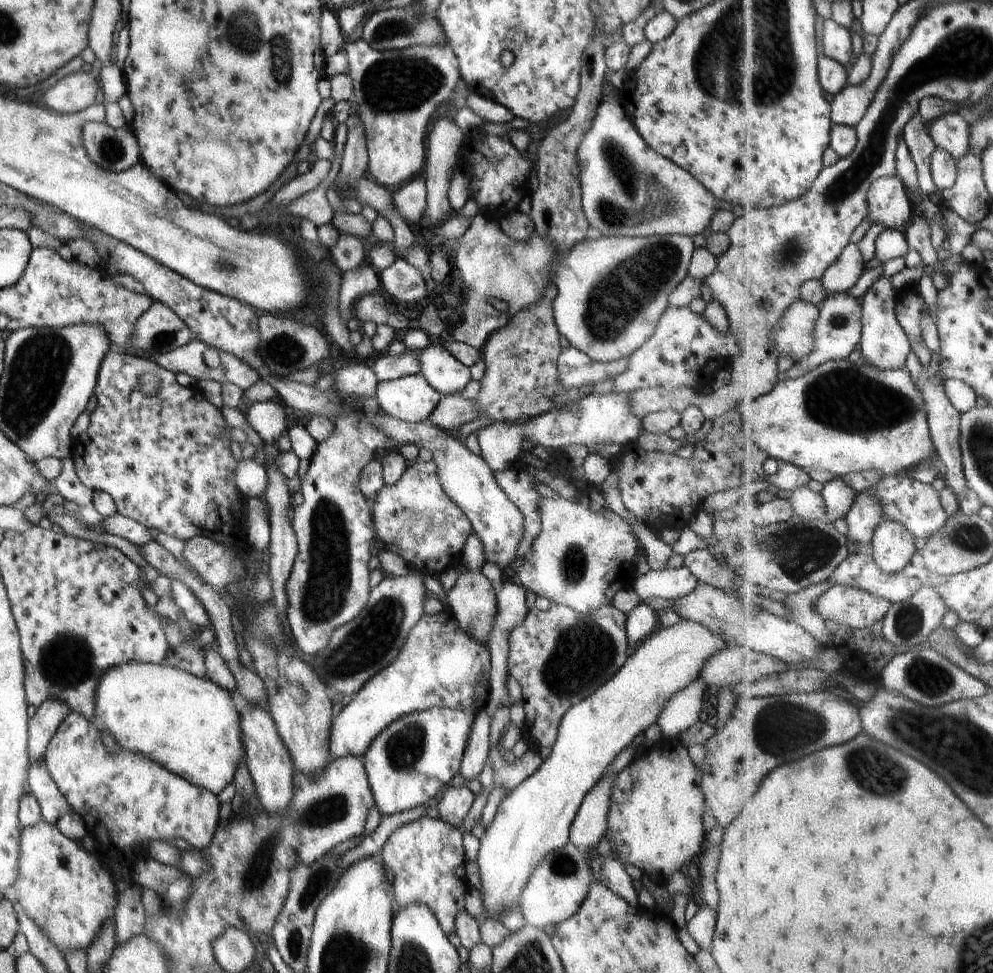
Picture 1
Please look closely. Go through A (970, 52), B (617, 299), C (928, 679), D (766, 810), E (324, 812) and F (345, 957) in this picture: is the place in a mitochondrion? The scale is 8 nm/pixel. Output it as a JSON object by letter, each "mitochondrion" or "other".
{"A":"mitochondrion","B":"mitochondrion","C":"mitochondrion","D":"other","E":"mitochondrion","F":"mitochondrion"}

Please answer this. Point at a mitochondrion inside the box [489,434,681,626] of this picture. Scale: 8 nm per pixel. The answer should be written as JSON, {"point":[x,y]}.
{"point":[574,566]}

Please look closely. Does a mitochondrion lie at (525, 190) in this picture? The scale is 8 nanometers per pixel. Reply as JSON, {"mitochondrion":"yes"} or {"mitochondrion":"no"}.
{"mitochondrion":"no"}

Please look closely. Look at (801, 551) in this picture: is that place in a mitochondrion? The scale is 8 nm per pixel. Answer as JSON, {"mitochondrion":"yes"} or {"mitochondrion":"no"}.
{"mitochondrion":"yes"}

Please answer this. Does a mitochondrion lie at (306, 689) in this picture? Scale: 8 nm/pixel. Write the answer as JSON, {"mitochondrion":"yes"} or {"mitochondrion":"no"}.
{"mitochondrion":"yes"}

